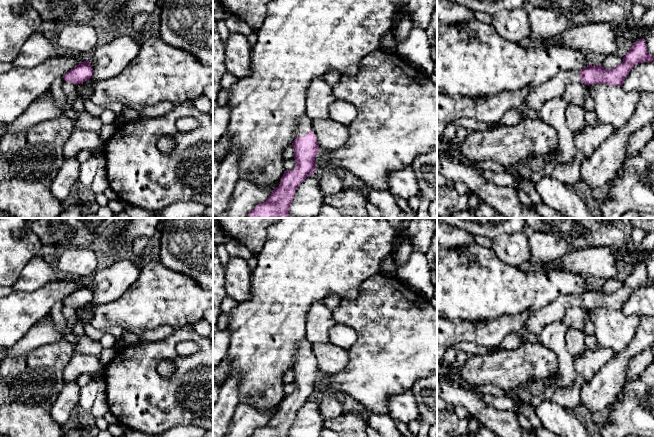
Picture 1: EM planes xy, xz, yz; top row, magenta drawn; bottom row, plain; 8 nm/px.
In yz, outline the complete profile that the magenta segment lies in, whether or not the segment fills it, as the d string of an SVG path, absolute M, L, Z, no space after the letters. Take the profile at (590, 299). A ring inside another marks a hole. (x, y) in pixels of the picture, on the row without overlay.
M645 263L633 267L623 286L612 293L605 293L599 287L597 290L588 289L581 295L562 295L539 310L532 313L525 321L524 327L538 336L543 327L562 322L568 309L582 306L588 310L594 308L607 308L609 310L622 310L631 293L642 286L654 286L654 280L648 277Z

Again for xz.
M308 339L298 343L298 361L292 367L296 391L285 395L279 410L272 415L269 422L256 429L249 437L289 437L297 412L309 399L316 396L315 382L320 372L312 353L313 344Z

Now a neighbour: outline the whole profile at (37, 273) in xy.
M36 255L23 268L20 277L12 285L12 290L31 292L60 277L54 266L48 264L44 257Z

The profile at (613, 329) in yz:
M594 308L588 310L587 316L594 325L593 335L598 345L616 353L630 345L639 325L638 316L626 316L622 310Z

